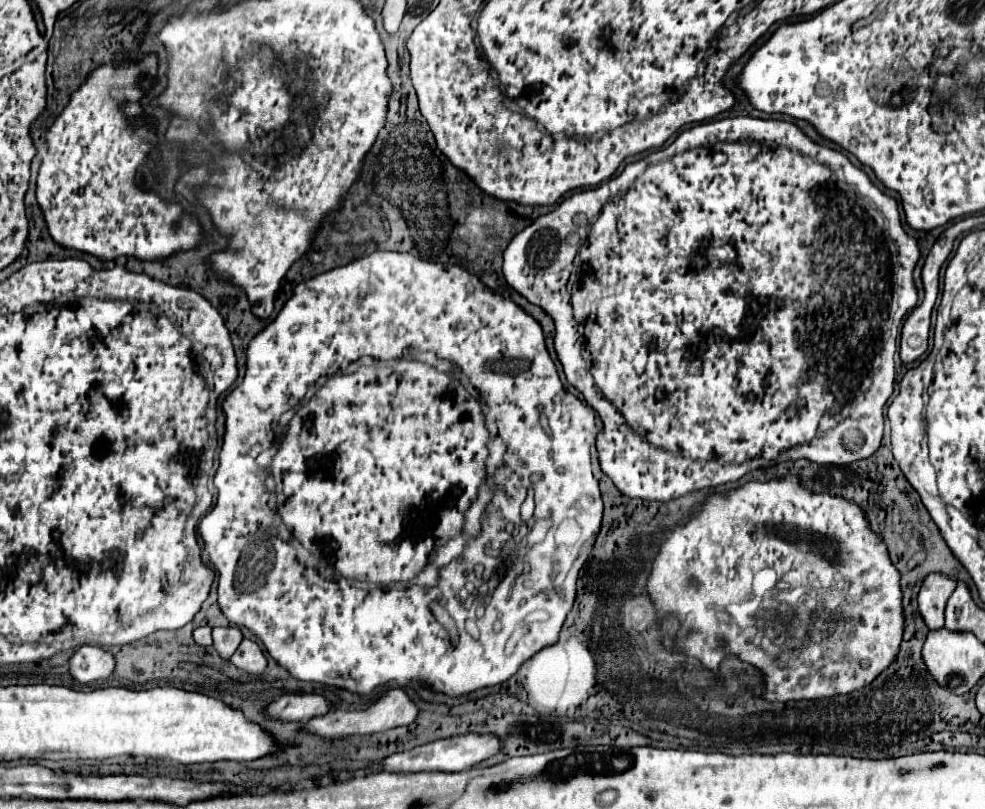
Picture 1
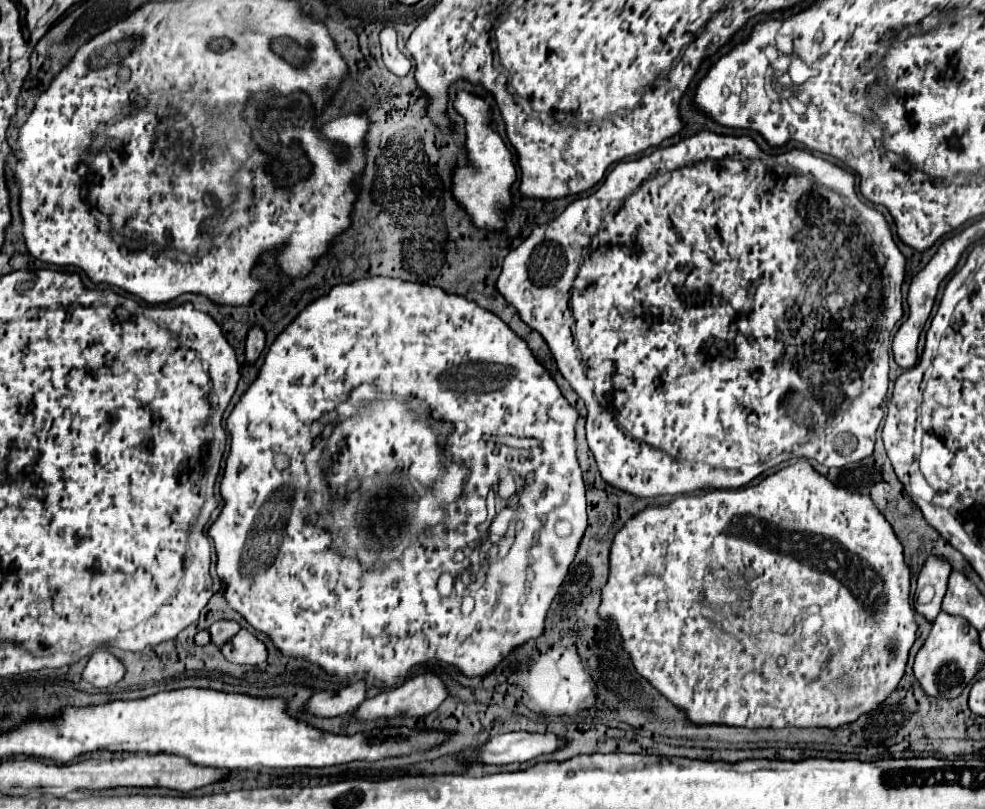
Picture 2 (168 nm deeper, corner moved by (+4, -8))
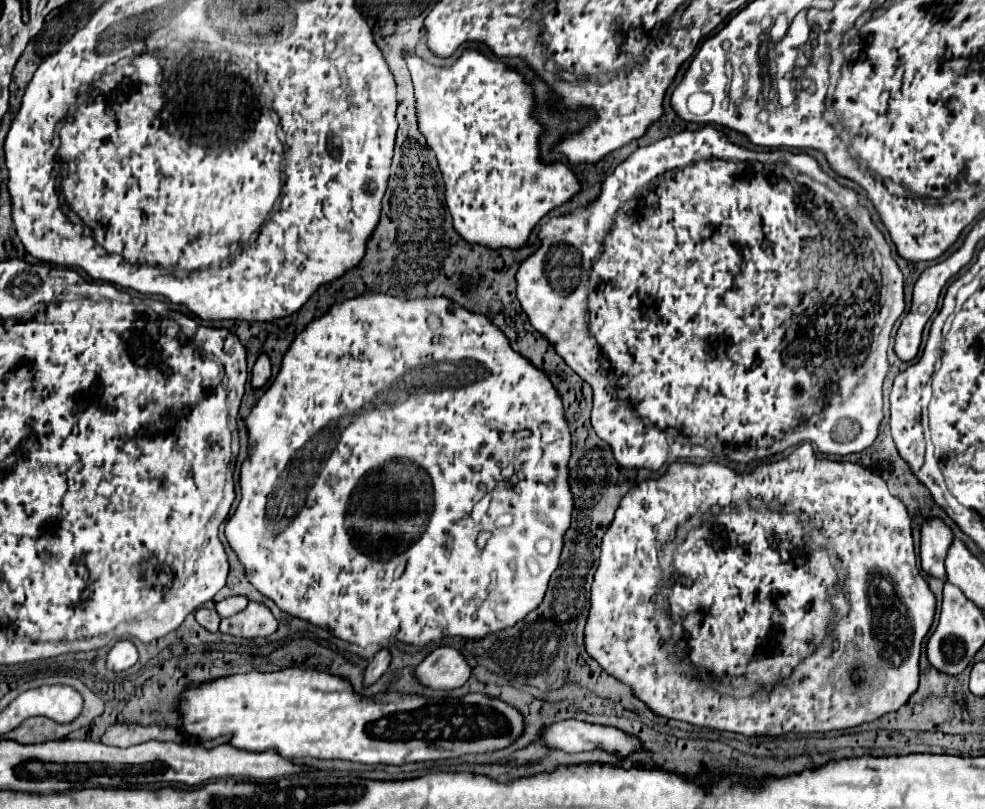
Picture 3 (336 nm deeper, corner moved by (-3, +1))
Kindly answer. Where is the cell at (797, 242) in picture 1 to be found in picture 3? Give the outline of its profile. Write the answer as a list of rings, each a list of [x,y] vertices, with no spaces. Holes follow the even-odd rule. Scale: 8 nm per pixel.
[[[710,125],[700,127],[696,131],[682,131],[678,135],[670,135],[648,147],[636,149],[602,183],[601,193],[596,200],[580,205],[578,209],[562,217],[548,219],[538,233],[538,239],[540,239],[538,249],[528,259],[524,259],[518,267],[516,297],[522,309],[526,311],[532,327],[540,331],[552,343],[552,347],[566,361],[566,365],[572,367],[586,383],[590,383],[593,391],[592,427],[596,435],[612,447],[614,459],[618,461],[620,467],[658,471],[664,463],[672,463],[678,459],[696,459],[696,457],[702,457],[702,461],[720,459],[720,461],[748,465],[752,461],[782,453],[784,449],[792,445],[800,445],[804,441],[814,443],[826,455],[850,455],[850,453],[860,453],[868,449],[878,437],[878,427],[884,417],[882,383],[890,369],[886,351],[890,345],[892,327],[906,307],[904,305],[904,277],[898,263],[892,257],[892,249],[886,243],[880,229],[874,225],[870,211],[858,203],[858,193],[854,189],[842,187],[832,175],[828,175],[820,167],[820,163],[812,155],[788,153],[788,159],[792,159],[792,165],[800,171],[796,173],[796,169],[788,169],[786,163],[780,163],[780,151],[768,151],[776,155],[774,159],[778,163],[770,163],[770,165],[766,163],[766,167],[764,167],[764,161],[768,153],[750,151],[752,157],[746,157],[746,151],[750,149],[730,143],[726,133]],[[858,239],[866,243],[864,243],[864,249],[856,251],[854,241]],[[700,381],[704,381],[706,389],[710,387],[714,393],[716,389],[720,391],[720,395],[724,393],[728,403],[720,405],[722,409],[716,409],[712,401],[704,399],[706,397],[704,393],[692,399],[692,393],[700,389]]]

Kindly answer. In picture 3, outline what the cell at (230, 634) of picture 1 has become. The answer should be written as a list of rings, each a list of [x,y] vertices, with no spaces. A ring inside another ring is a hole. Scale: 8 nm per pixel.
[[[228,597],[216,605],[216,611],[222,619],[226,619],[226,617],[232,617],[232,615],[244,611],[246,605],[248,605],[246,597]]]

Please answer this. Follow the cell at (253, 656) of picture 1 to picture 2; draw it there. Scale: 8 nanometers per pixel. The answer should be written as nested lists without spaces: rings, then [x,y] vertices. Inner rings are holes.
[[[241,628],[225,646],[221,646],[223,656],[235,664],[263,664],[267,660],[265,644],[247,628]]]

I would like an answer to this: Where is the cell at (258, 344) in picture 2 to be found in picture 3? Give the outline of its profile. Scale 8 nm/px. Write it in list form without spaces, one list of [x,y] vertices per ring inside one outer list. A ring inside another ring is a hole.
[[[260,353],[252,369],[252,387],[264,387],[268,379],[270,379],[270,359],[266,353]]]

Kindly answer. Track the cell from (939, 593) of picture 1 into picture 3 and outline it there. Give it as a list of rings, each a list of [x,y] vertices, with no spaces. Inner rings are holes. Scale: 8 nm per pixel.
[[[940,519],[936,521],[924,521],[922,525],[922,541],[920,541],[920,559],[922,569],[940,579],[946,581],[946,569],[944,559],[948,555],[948,549],[952,545],[952,531],[948,525],[944,525]]]

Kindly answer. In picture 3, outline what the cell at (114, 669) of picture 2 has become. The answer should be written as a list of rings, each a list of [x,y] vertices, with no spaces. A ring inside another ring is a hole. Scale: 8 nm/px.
[[[126,639],[114,643],[114,647],[106,655],[106,667],[114,673],[130,669],[136,661],[138,661],[138,651],[136,651],[134,643],[126,641]]]

